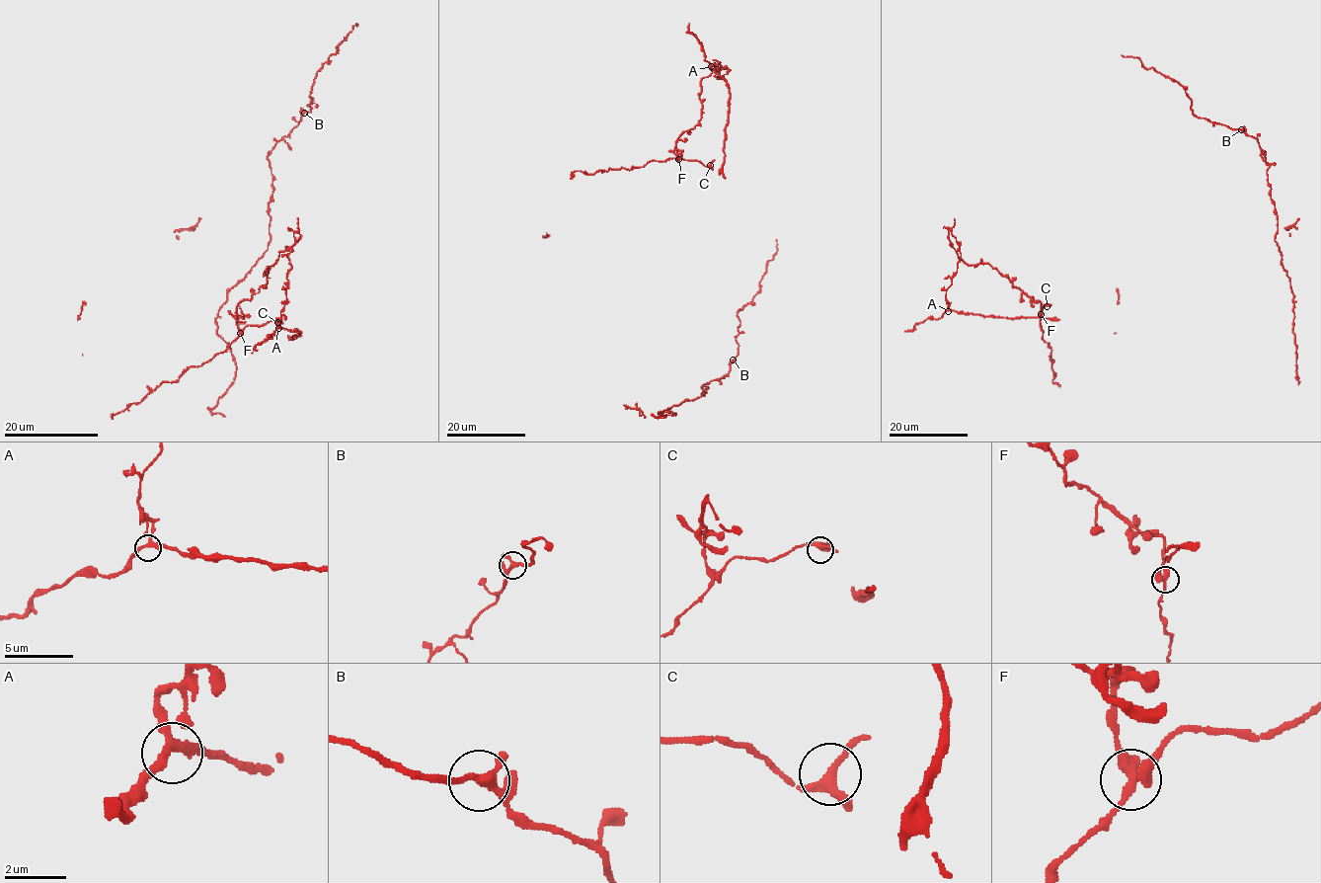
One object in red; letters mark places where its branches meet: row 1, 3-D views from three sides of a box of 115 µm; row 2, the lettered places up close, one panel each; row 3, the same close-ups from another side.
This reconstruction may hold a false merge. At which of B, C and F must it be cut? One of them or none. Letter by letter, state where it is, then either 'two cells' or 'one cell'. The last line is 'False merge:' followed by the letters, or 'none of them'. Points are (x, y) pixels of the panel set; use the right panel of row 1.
B: place (1241, 129); one cell
C: place (1047, 306); one cell
F: place (1041, 314); two cells
False merge: F

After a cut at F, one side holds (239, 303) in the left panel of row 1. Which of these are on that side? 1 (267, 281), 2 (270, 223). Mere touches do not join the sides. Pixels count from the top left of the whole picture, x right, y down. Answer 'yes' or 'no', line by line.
1: yes
2: no

